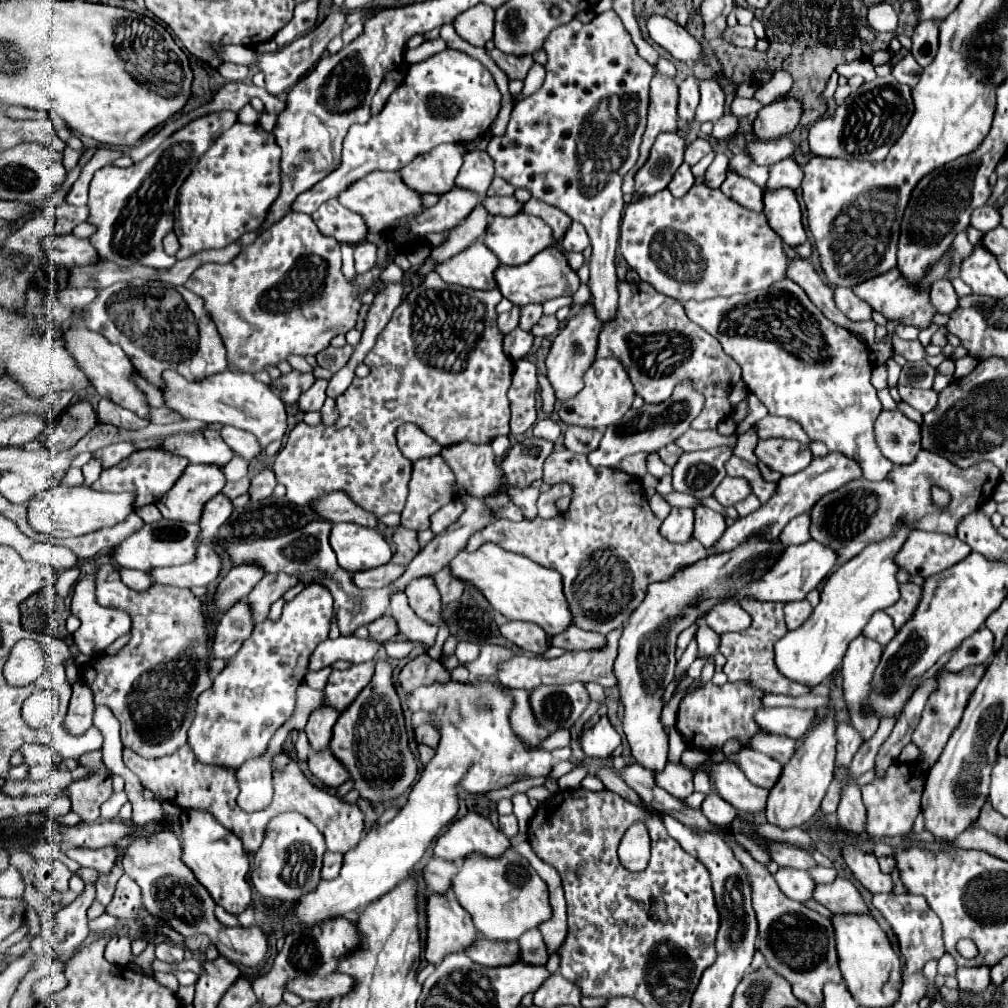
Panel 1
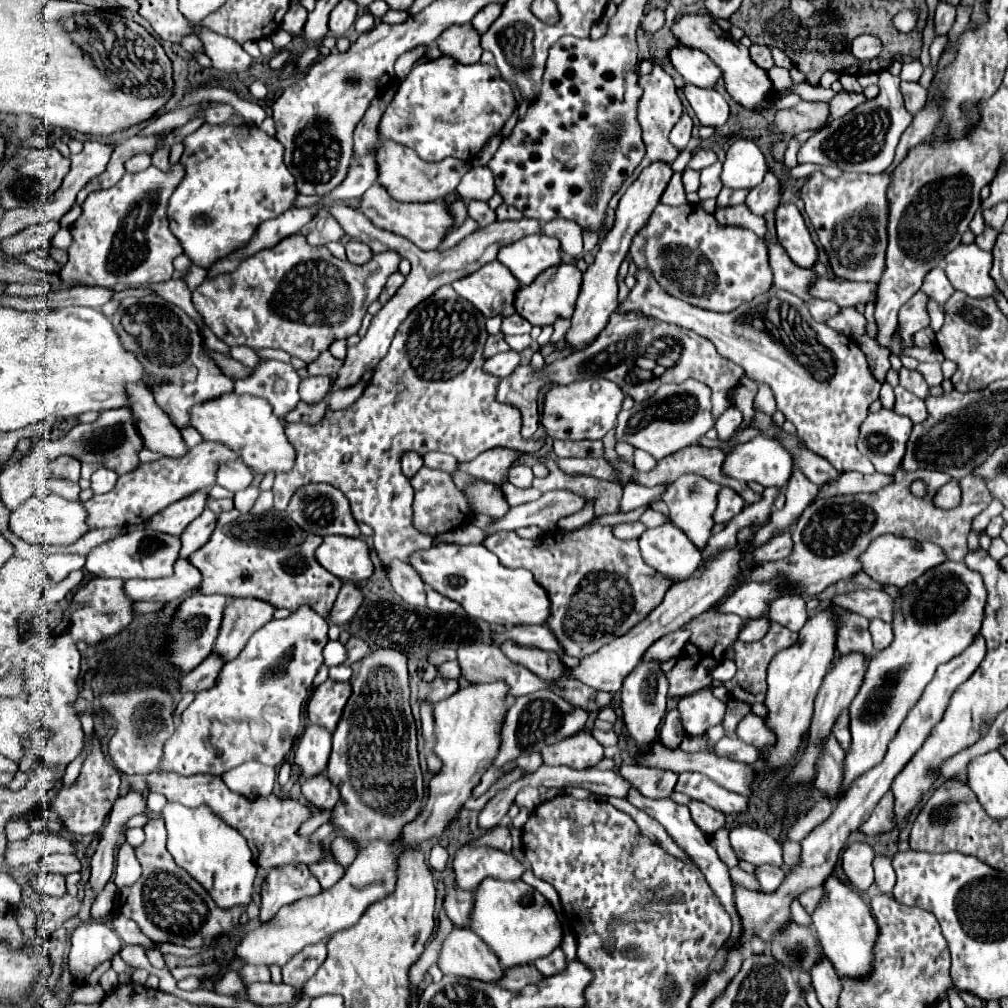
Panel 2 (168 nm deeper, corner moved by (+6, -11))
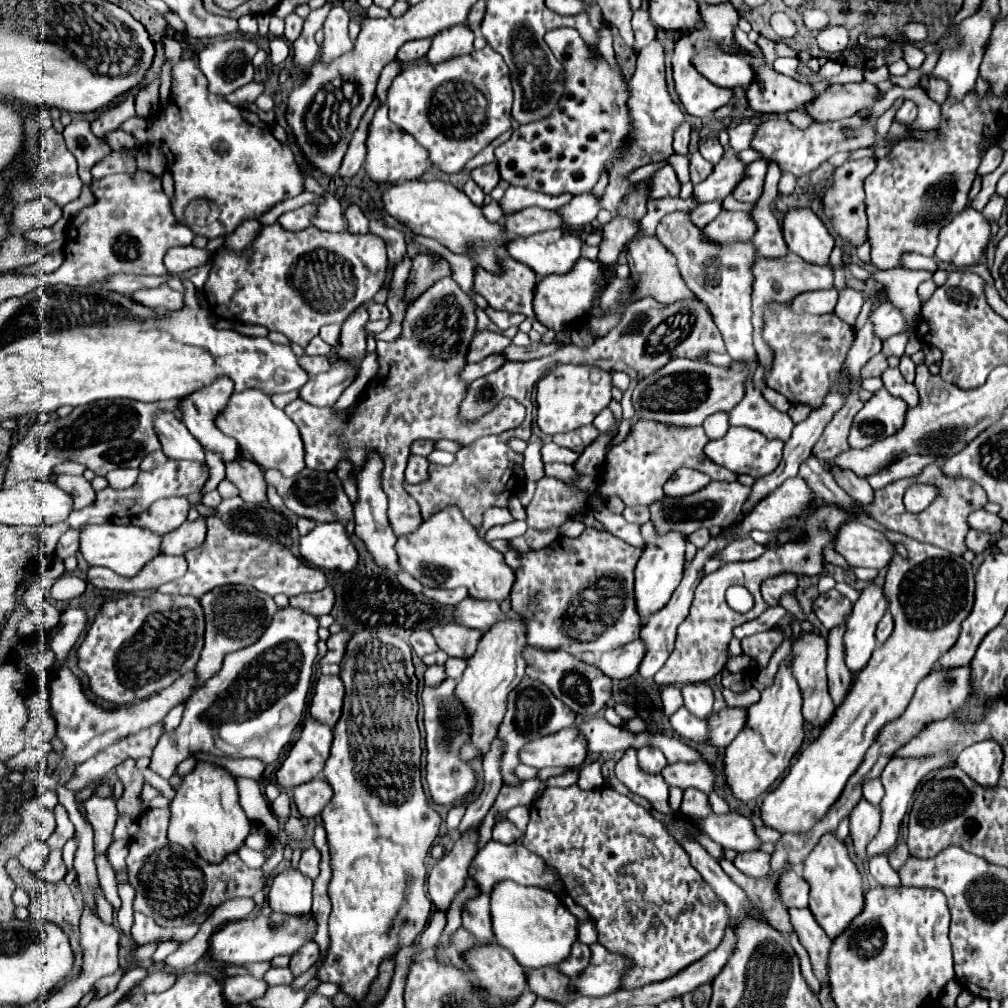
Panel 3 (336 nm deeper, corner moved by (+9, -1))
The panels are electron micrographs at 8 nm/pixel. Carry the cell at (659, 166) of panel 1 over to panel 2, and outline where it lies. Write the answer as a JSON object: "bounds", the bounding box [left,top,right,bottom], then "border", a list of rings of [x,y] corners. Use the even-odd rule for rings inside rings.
{"bounds":[565,162,673,352],"border":[[[655,162],[647,168],[643,168],[639,178],[621,196],[617,212],[615,212],[615,226],[605,234],[603,242],[599,244],[599,252],[595,254],[595,262],[583,274],[581,294],[577,298],[575,312],[571,316],[571,328],[565,334],[565,348],[573,350],[573,352],[575,350],[585,350],[595,340],[595,336],[599,336],[603,326],[607,326],[611,312],[617,308],[617,270],[619,270],[625,254],[629,252],[631,238],[649,220],[651,212],[659,204],[659,198],[661,198],[663,190],[667,188],[667,182],[669,182],[671,176],[673,176],[671,166],[667,166],[665,162]]]}

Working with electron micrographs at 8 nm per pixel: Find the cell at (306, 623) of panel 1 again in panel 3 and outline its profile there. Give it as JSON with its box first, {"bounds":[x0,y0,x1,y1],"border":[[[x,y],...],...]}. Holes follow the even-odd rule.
{"bounds":[150,606,318,778],"border":[[[290,606],[278,610],[274,614],[272,624],[266,628],[264,636],[258,642],[254,642],[244,650],[228,654],[222,670],[188,698],[180,726],[160,736],[152,754],[150,768],[158,772],[162,778],[170,778],[174,768],[196,752],[222,758],[258,758],[264,760],[264,764],[272,764],[274,760],[278,760],[282,748],[292,740],[292,732],[300,724],[302,714],[306,710],[306,698],[312,686],[312,666],[318,654],[316,642],[318,642],[316,616]]]}

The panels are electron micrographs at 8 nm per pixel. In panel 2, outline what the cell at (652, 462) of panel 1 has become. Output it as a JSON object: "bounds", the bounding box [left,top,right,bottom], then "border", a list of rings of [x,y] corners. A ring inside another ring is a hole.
{"bounds":[615,442,635,464],"border":[[[617,442],[617,444],[615,444],[615,452],[617,452],[617,456],[619,456],[621,460],[625,460],[627,464],[633,464],[633,452],[635,452],[635,448],[633,448],[631,444],[627,444],[627,442]]]}

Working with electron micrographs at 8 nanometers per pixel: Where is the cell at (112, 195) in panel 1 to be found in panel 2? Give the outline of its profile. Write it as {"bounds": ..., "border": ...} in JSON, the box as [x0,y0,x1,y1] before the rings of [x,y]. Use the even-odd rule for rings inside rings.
{"bounds":[59,162,183,286],"border":[[[181,162],[171,164],[171,172],[161,172],[155,166],[149,166],[143,172],[137,174],[125,174],[115,186],[107,190],[95,190],[87,196],[87,200],[81,206],[81,216],[73,222],[71,236],[73,244],[69,246],[69,262],[59,272],[61,280],[65,284],[77,280],[87,282],[91,286],[113,286],[117,282],[121,284],[157,284],[167,282],[173,276],[173,258],[179,256],[181,244],[171,234],[169,222],[167,222],[167,202],[179,182],[183,180],[183,166]]]}

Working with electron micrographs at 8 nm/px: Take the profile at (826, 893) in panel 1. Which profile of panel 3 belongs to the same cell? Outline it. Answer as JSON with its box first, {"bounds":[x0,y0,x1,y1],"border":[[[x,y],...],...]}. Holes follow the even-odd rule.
{"bounds":[776,870,808,908],"border":[[[794,870],[782,874],[776,880],[778,900],[786,908],[806,908],[808,906],[808,882]]]}

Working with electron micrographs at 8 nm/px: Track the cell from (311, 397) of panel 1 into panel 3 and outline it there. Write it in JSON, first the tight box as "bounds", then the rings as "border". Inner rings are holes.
{"bounds":[300,354,332,376],"border":[[[302,354],[300,356],[300,366],[310,374],[310,376],[316,376],[320,372],[328,372],[332,362],[328,356],[308,356],[308,354]]]}

